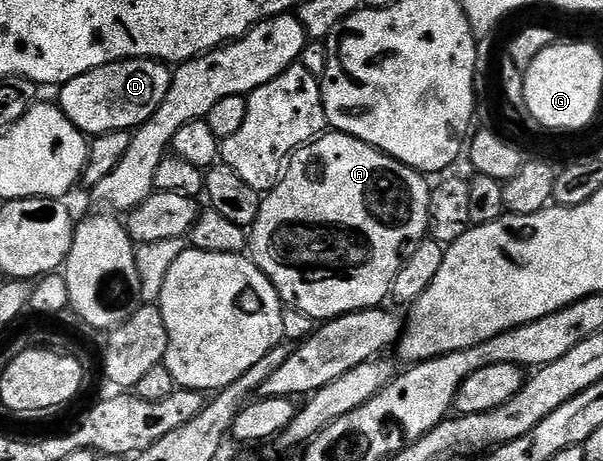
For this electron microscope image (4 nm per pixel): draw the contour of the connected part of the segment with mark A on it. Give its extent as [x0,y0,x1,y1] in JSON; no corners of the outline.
[249,133,432,324]

